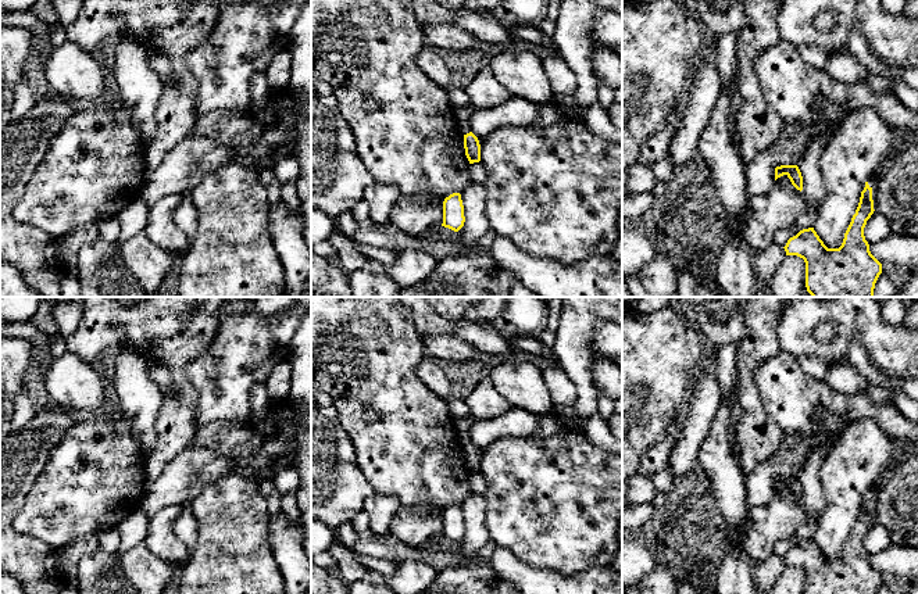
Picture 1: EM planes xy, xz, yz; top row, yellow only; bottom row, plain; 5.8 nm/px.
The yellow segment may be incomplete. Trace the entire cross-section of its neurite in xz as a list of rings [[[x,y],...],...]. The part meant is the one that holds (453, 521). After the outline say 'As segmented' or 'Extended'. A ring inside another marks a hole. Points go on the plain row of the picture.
[[[453,504],[443,512],[443,534],[442,537],[458,543],[465,533],[464,516],[460,504]]]. As segmented

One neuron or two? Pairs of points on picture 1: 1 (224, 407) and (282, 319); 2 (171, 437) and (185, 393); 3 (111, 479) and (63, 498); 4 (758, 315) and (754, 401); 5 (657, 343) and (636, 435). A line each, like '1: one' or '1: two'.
1: one
2: one
3: one
4: one
5: one

